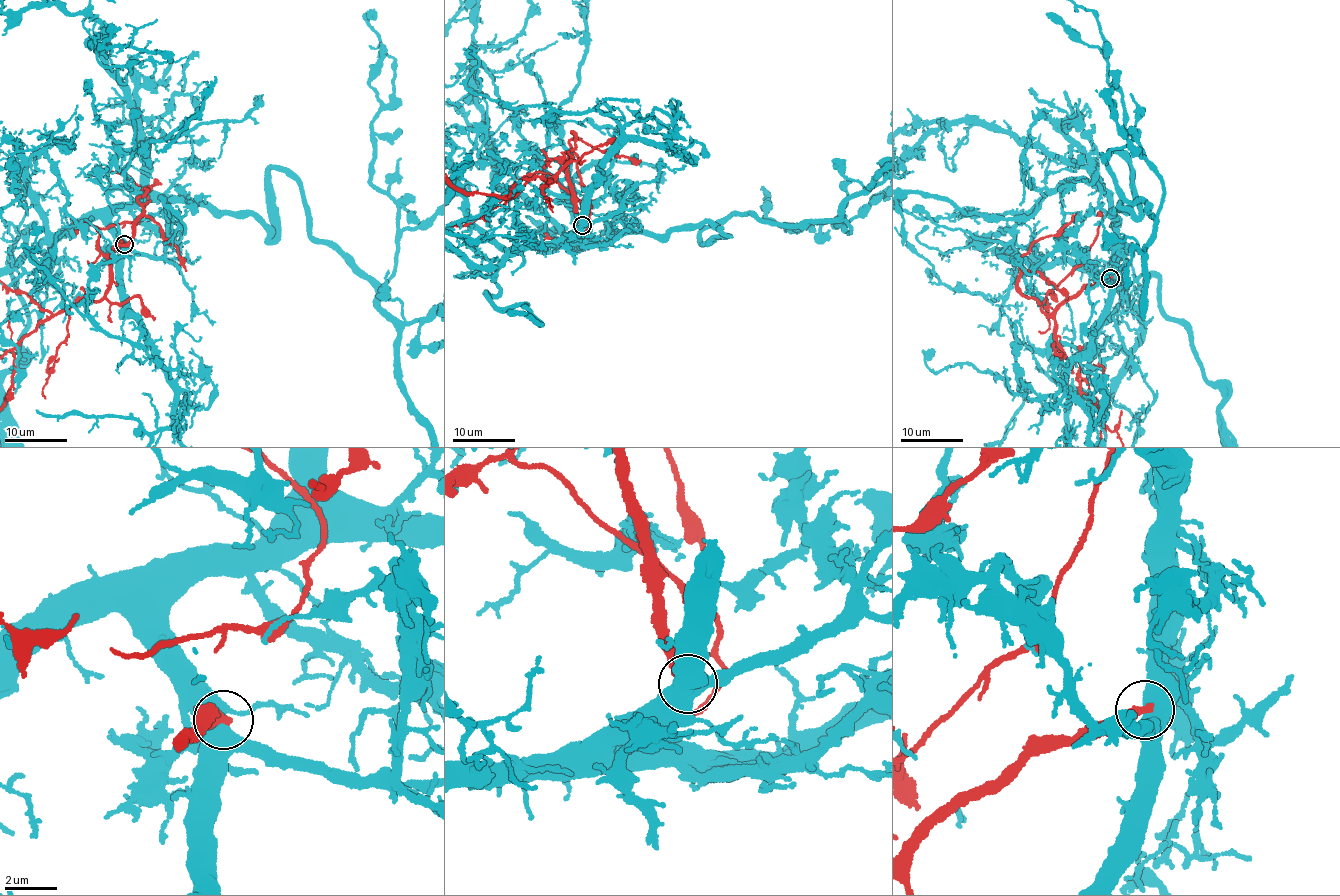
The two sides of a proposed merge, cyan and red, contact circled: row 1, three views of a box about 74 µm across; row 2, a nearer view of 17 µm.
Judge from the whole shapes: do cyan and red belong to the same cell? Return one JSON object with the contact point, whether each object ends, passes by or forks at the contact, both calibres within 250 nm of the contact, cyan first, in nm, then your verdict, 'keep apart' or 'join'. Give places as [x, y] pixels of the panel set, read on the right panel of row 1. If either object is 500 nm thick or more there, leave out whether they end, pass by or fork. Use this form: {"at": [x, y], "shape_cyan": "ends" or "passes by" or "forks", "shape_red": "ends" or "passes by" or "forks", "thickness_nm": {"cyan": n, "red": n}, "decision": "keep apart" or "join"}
{"at": [1110, 278], "thickness_nm": {"cyan": 550, "red": 400}, "decision": "keep apart"}

